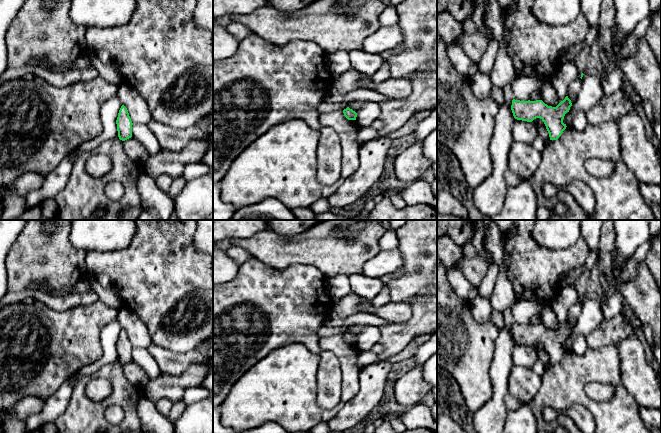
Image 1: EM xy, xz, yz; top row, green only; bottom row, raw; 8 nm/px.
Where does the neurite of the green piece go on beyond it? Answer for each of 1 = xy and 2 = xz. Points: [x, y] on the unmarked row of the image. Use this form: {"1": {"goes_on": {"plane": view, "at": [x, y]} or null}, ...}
{"1": {"goes_on": null}, "2": {"goes_on": null}}

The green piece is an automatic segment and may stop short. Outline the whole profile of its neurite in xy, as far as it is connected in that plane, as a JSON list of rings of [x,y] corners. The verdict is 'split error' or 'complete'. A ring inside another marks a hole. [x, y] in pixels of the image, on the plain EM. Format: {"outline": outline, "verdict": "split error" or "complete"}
{"outline": [[[122,329],[116,344],[118,361],[120,364],[125,365],[132,361],[132,345],[129,340],[127,332]]], "verdict": "complete"}

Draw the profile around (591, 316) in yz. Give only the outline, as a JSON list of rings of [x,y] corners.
[[[583,299],[581,311],[573,333],[567,340],[567,351],[573,351],[573,343],[578,335],[587,335],[601,325],[605,319],[602,311],[602,300]]]

